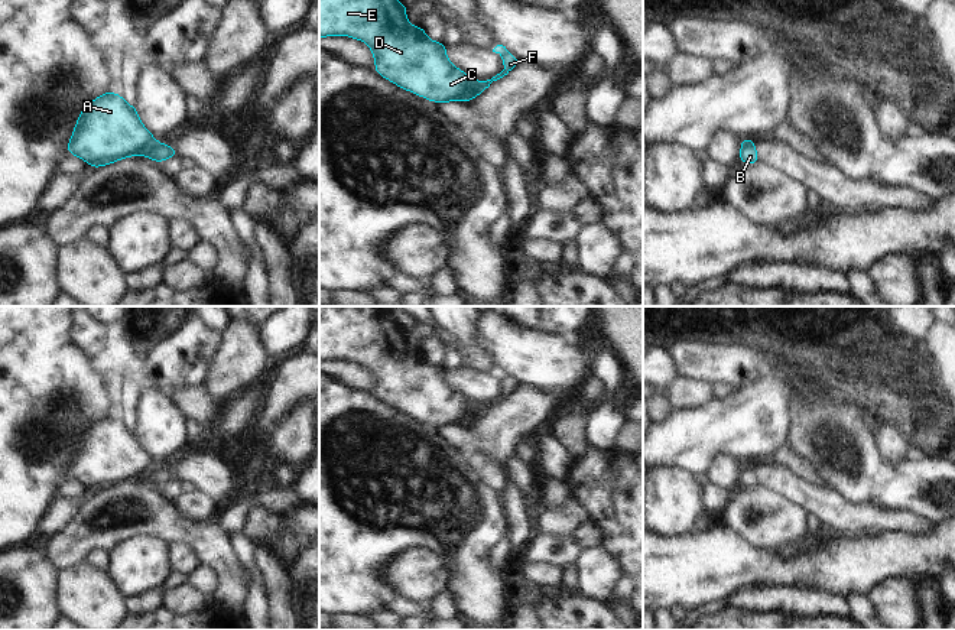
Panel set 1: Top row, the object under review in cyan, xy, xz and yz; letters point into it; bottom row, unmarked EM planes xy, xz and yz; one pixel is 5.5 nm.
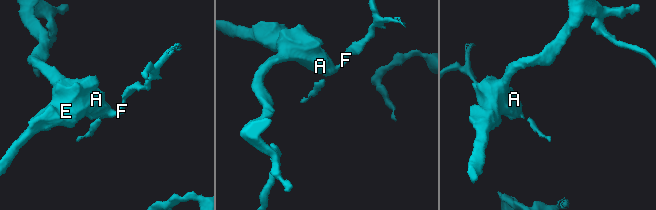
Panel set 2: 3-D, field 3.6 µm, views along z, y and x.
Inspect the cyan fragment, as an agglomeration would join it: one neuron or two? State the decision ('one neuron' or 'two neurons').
two neurons

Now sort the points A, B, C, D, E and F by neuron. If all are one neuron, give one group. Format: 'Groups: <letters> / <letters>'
Groups: A C D E / B F

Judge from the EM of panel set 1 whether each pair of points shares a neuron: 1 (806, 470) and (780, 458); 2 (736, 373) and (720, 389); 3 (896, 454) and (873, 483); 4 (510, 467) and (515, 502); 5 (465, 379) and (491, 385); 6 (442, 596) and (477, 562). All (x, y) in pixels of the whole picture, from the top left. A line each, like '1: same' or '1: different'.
1: same
2: different
3: different
4: different
5: same
6: different

